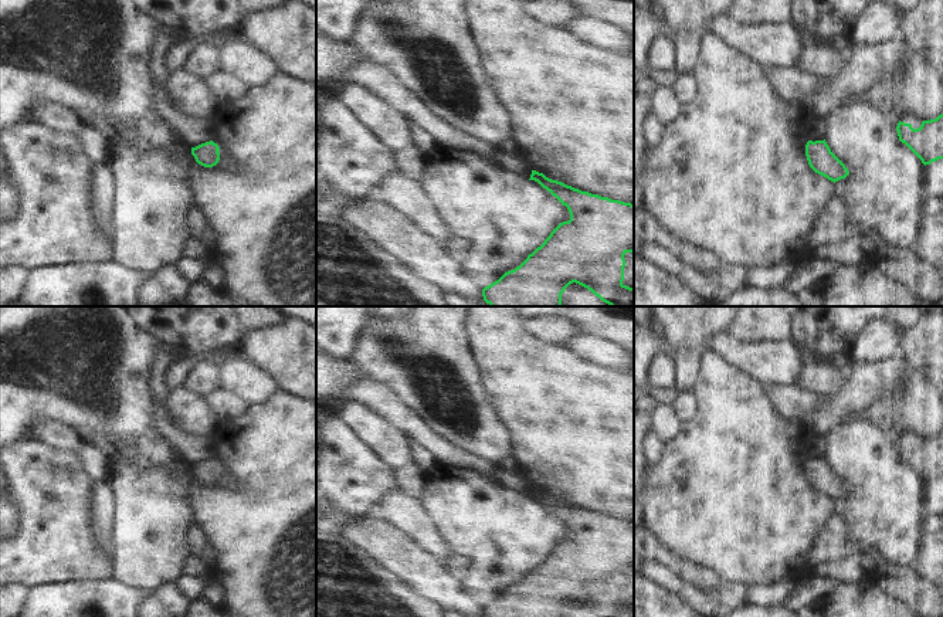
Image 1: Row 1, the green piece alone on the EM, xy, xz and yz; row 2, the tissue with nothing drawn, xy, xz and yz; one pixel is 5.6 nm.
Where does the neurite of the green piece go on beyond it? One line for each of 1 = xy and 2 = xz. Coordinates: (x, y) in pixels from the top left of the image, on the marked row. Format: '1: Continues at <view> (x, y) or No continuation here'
1: No continuation here
2: No continuation here

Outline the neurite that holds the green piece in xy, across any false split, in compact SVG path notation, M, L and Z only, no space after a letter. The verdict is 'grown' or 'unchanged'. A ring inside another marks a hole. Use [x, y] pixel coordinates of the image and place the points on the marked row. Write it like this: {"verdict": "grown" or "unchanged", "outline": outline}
{"verdict": "unchanged", "outline": "M213 140L201 143L196 148L191 148L191 155L194 156L196 162L204 167L213 167L220 160L220 148Z"}

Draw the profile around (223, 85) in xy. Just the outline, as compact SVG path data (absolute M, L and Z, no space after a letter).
M221 70L207 75L203 82L218 104L240 98L248 89L240 79Z

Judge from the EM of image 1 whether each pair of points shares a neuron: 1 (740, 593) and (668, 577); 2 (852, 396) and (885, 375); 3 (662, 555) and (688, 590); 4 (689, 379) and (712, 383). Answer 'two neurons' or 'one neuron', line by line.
1: one neuron
2: one neuron
3: two neurons
4: two neurons

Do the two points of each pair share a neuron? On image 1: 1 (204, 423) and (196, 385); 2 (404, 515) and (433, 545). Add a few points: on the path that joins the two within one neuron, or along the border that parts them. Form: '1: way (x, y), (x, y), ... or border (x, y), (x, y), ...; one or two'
1: border (182, 386), (202, 397); two
2: way (411, 522), (426, 538); one

